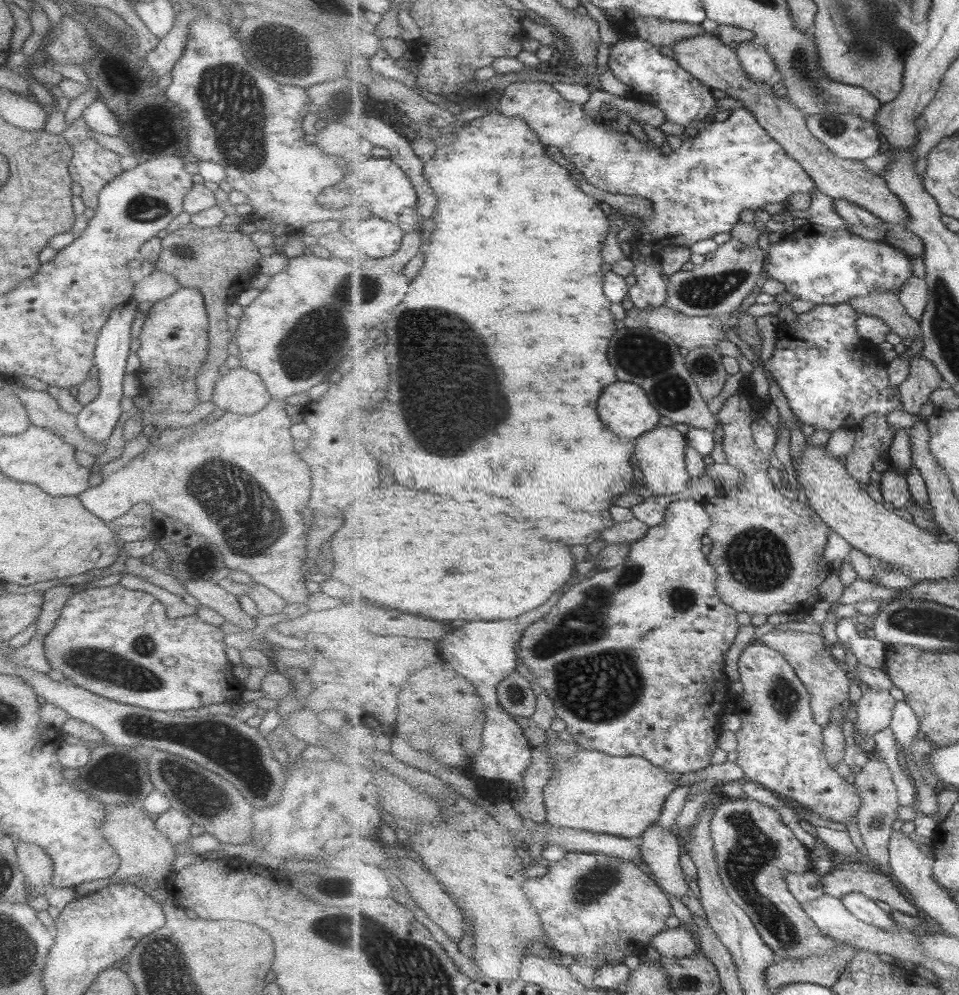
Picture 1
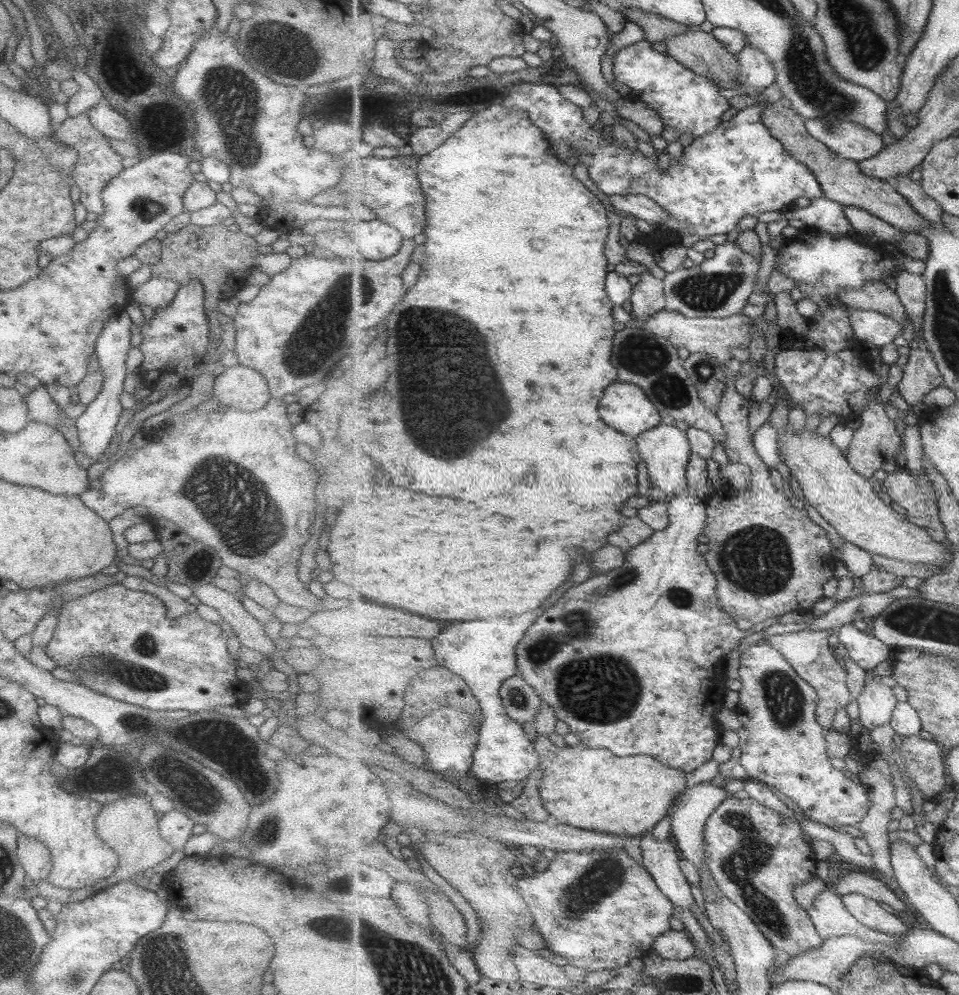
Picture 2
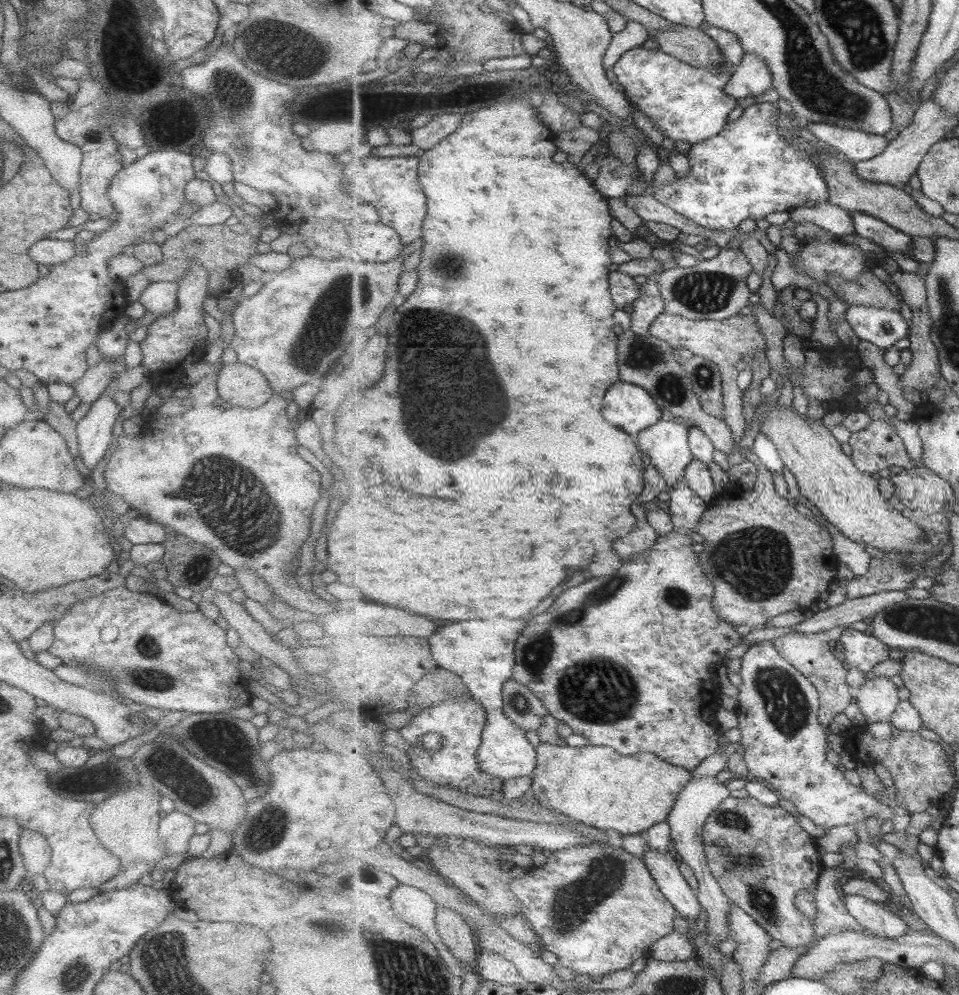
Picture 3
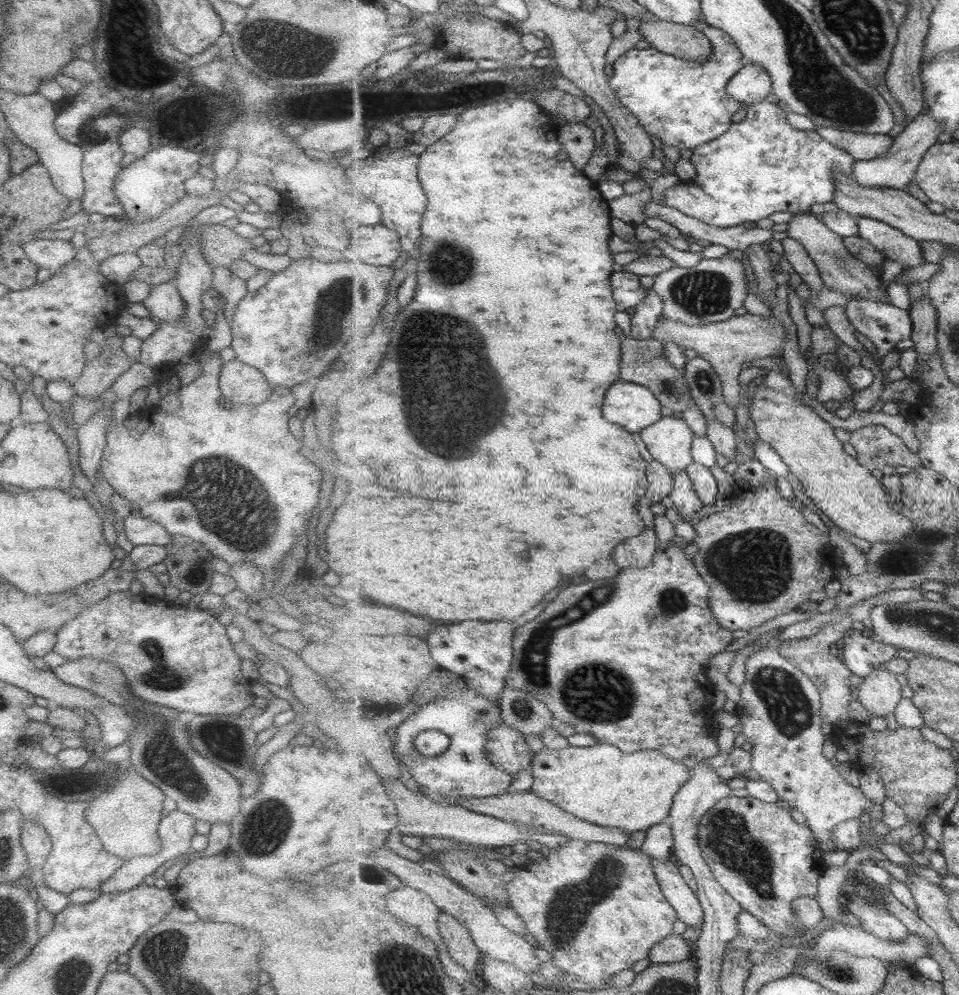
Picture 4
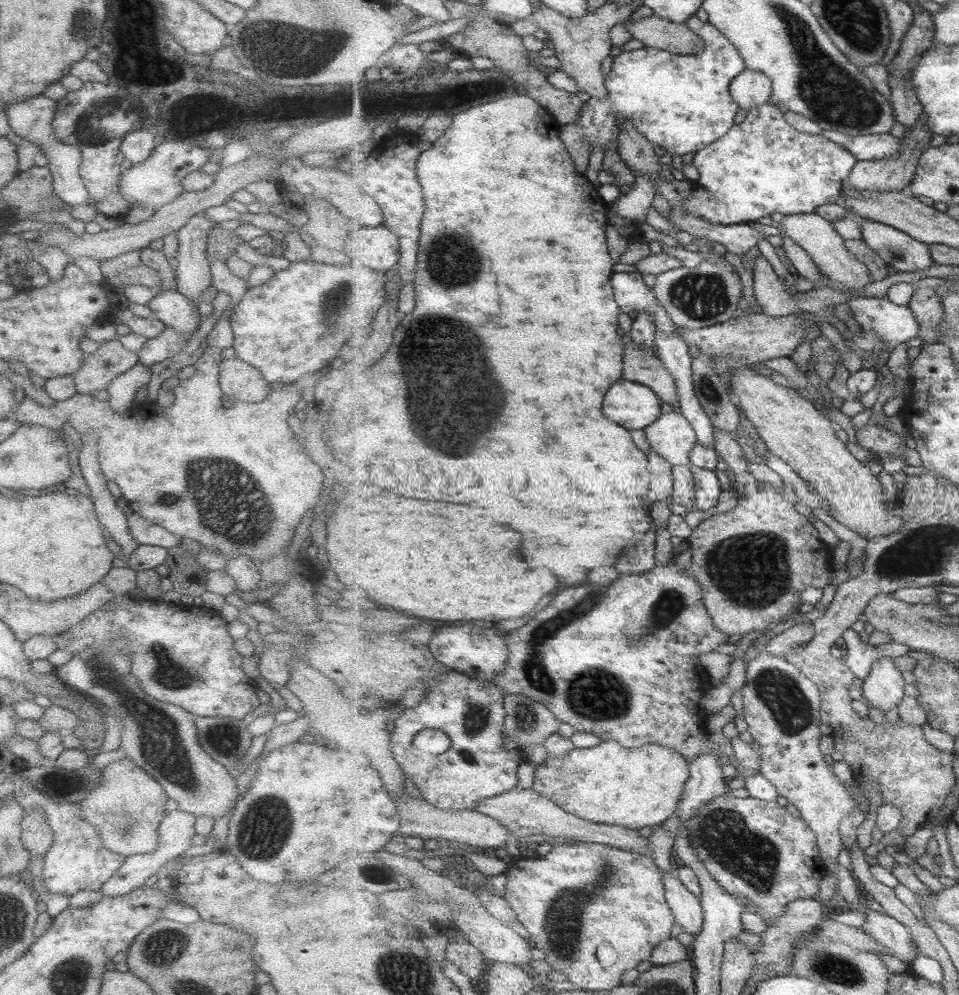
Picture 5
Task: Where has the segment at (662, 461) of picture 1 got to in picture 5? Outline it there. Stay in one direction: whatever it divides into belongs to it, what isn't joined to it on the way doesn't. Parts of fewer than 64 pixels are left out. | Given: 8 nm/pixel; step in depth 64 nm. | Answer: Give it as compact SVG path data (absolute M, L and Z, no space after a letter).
M679 409L659 417L657 422L643 430L652 449L673 467L690 464L690 454L698 444L693 426Z

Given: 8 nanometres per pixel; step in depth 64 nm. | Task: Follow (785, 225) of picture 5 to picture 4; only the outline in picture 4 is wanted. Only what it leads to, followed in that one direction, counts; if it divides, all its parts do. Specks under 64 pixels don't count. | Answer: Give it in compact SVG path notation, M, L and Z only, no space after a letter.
M815 214L793 215L785 228L789 236L797 240L807 250L819 270L825 289L853 296L853 300L872 300L889 303L889 296L881 288L882 280L873 274L870 266L853 255L844 242L844 236L831 230L821 218Z

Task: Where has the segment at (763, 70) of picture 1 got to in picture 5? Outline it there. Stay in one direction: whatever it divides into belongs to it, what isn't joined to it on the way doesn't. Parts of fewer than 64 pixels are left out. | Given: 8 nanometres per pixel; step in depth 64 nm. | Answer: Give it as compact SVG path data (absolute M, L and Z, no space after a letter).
M746 69L730 88L733 98L748 111L752 106L765 104L773 94L771 78L757 70Z

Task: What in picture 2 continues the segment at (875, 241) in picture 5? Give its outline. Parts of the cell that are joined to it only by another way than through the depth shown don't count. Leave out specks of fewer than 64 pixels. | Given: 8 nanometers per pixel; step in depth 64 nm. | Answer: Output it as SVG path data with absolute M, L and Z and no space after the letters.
M845 205L844 211L854 230L863 235L875 235L880 238L881 243L891 243L894 246L902 237L903 231L858 206Z

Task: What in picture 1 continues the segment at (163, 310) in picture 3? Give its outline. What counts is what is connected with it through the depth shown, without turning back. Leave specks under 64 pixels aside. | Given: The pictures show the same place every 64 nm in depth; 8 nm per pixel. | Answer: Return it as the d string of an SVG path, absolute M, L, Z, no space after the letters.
M153 269L147 276L134 283L132 299L139 302L157 302L173 295L180 286L178 282L166 272Z

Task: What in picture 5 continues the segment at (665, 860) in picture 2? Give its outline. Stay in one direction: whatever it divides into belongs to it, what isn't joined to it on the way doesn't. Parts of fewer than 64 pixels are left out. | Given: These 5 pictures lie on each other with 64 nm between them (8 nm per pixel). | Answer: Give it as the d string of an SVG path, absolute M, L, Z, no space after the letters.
M674 867L673 873L661 870L662 881L666 885L666 899L674 911L676 922L683 927L683 931L693 934L695 939L704 925L702 902L683 884L677 869Z

